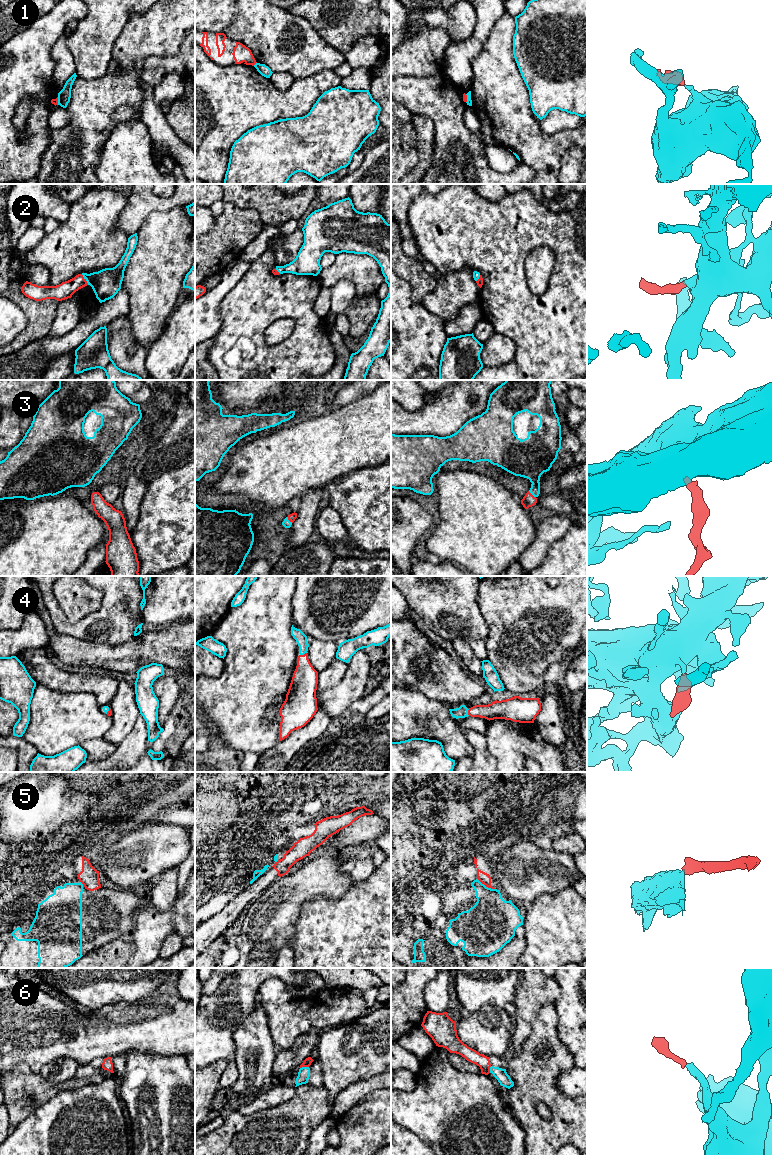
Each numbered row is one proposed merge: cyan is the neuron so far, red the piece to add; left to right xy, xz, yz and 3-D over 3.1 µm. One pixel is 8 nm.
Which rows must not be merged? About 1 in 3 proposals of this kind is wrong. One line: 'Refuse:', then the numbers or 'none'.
Refuse: 1, 5

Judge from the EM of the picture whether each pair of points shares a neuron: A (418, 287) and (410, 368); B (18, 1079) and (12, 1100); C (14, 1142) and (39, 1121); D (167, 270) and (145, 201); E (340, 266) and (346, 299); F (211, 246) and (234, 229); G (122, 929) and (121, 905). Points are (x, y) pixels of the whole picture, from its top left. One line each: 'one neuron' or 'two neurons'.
A: two neurons
B: one neuron
C: one neuron
D: two neurons
E: two neurons
F: one neuron
G: one neuron

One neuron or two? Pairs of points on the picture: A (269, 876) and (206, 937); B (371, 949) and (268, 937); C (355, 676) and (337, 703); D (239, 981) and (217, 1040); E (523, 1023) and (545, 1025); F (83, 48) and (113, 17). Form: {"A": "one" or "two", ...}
{"A": "one", "B": "two", "C": "one", "D": "one", "E": "two", "F": "one"}

